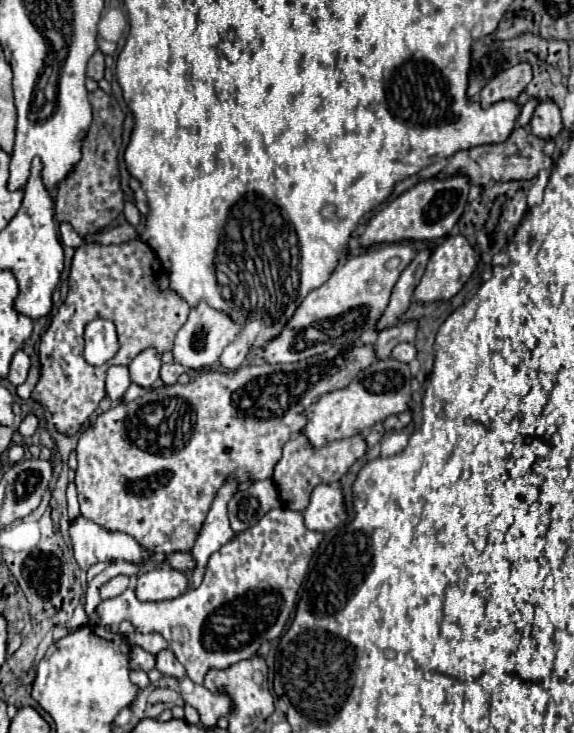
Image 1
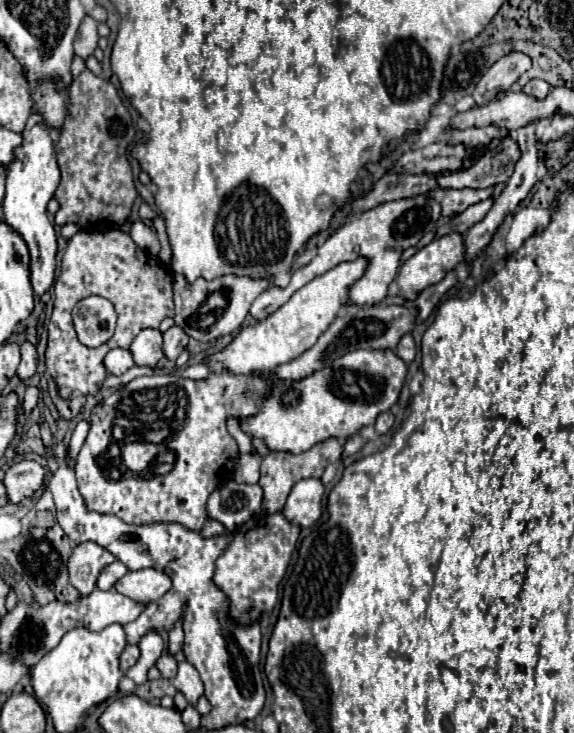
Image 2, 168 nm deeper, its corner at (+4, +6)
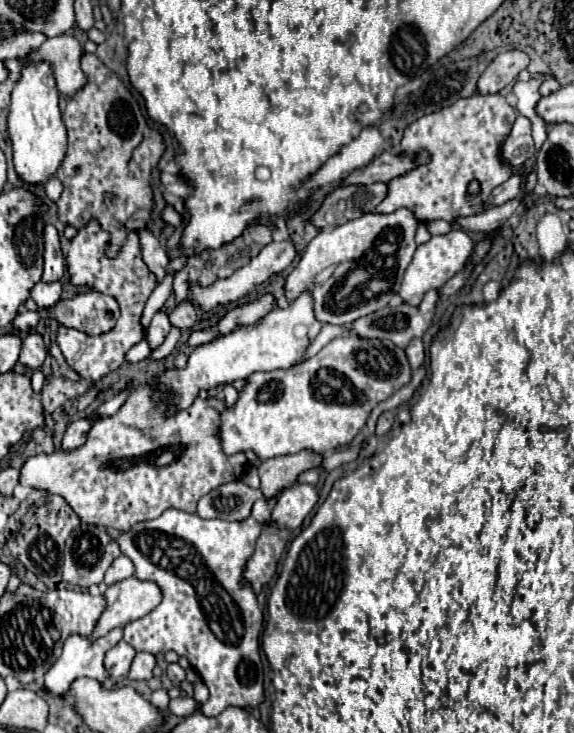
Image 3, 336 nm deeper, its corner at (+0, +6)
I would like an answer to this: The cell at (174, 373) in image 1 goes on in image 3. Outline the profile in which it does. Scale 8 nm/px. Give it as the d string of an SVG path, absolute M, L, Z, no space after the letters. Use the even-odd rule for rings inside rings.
M182 300L170 314L170 322L172 326L180 328L180 330L188 330L194 326L196 322L196 310L194 310L194 304L190 300Z

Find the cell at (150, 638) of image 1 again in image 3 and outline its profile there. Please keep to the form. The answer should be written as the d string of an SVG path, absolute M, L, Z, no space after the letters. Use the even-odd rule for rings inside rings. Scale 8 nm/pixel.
M138 652L132 660L128 678L130 680L148 680L148 678L152 678L154 666L156 666L156 658L150 652Z

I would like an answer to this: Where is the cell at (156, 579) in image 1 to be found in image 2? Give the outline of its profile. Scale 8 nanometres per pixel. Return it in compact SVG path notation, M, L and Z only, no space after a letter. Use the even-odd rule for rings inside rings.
M144 568L144 570L128 572L124 578L116 582L114 590L136 602L150 604L160 596L164 596L170 590L170 586L172 586L172 580L168 574L154 568Z

